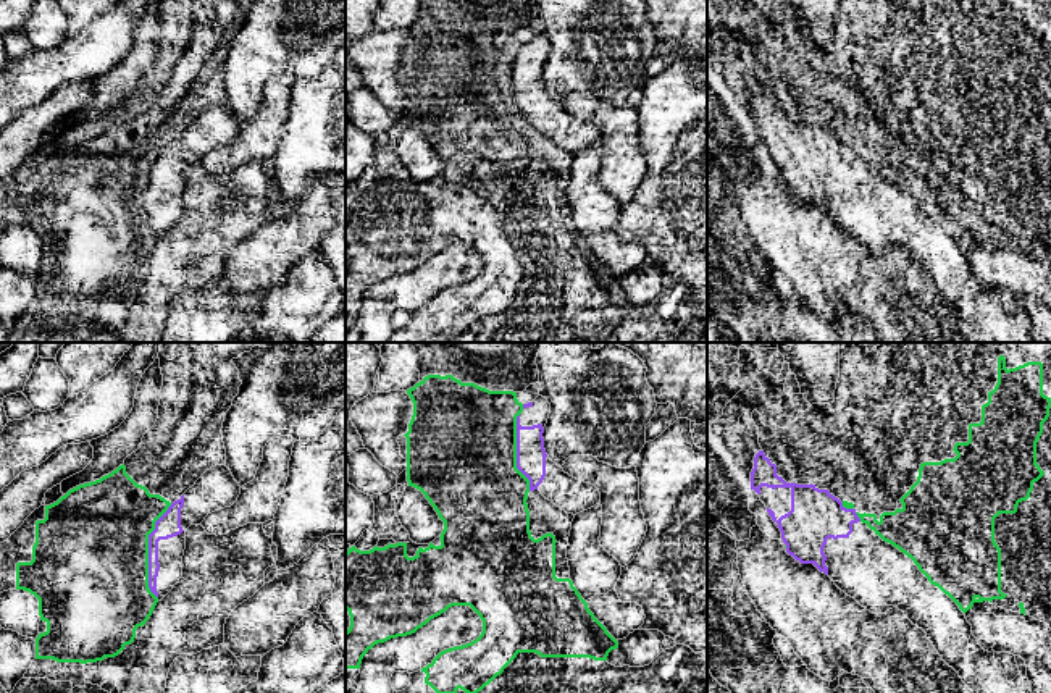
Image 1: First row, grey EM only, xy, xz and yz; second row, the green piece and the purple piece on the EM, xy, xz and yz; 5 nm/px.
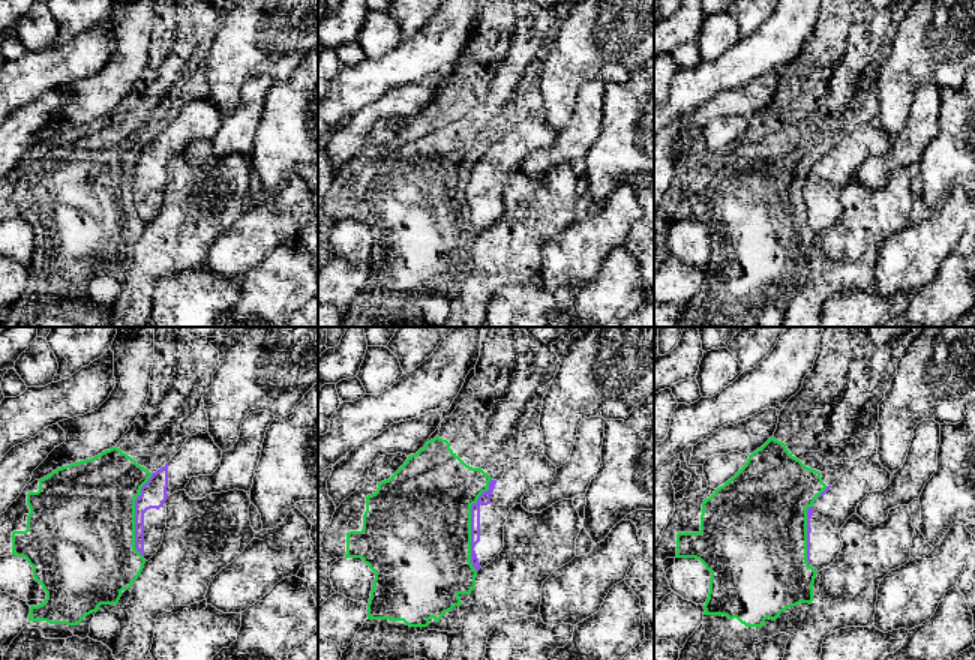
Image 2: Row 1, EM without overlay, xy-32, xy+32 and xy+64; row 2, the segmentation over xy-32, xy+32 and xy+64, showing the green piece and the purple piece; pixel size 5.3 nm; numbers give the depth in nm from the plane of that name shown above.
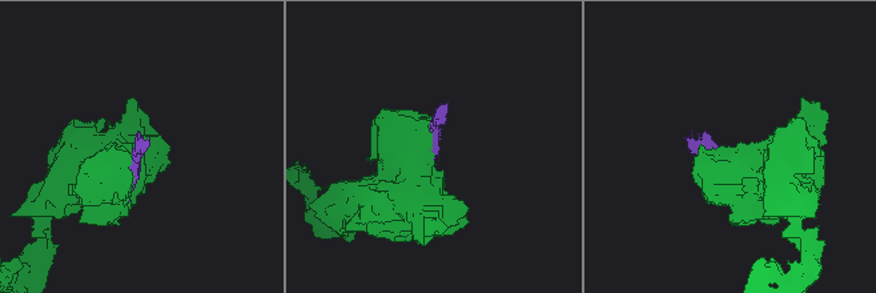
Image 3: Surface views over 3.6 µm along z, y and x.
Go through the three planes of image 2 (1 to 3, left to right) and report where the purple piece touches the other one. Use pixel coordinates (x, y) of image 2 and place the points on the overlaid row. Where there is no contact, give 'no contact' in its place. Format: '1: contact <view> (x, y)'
1: contact xy-32 (134, 516)
2: contact xy+32 (470, 525)
3: contact xy+64 (806, 536)

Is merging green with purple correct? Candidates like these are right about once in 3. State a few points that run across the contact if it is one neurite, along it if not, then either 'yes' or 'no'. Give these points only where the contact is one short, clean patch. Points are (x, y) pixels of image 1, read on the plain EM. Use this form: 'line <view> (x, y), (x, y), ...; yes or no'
no

